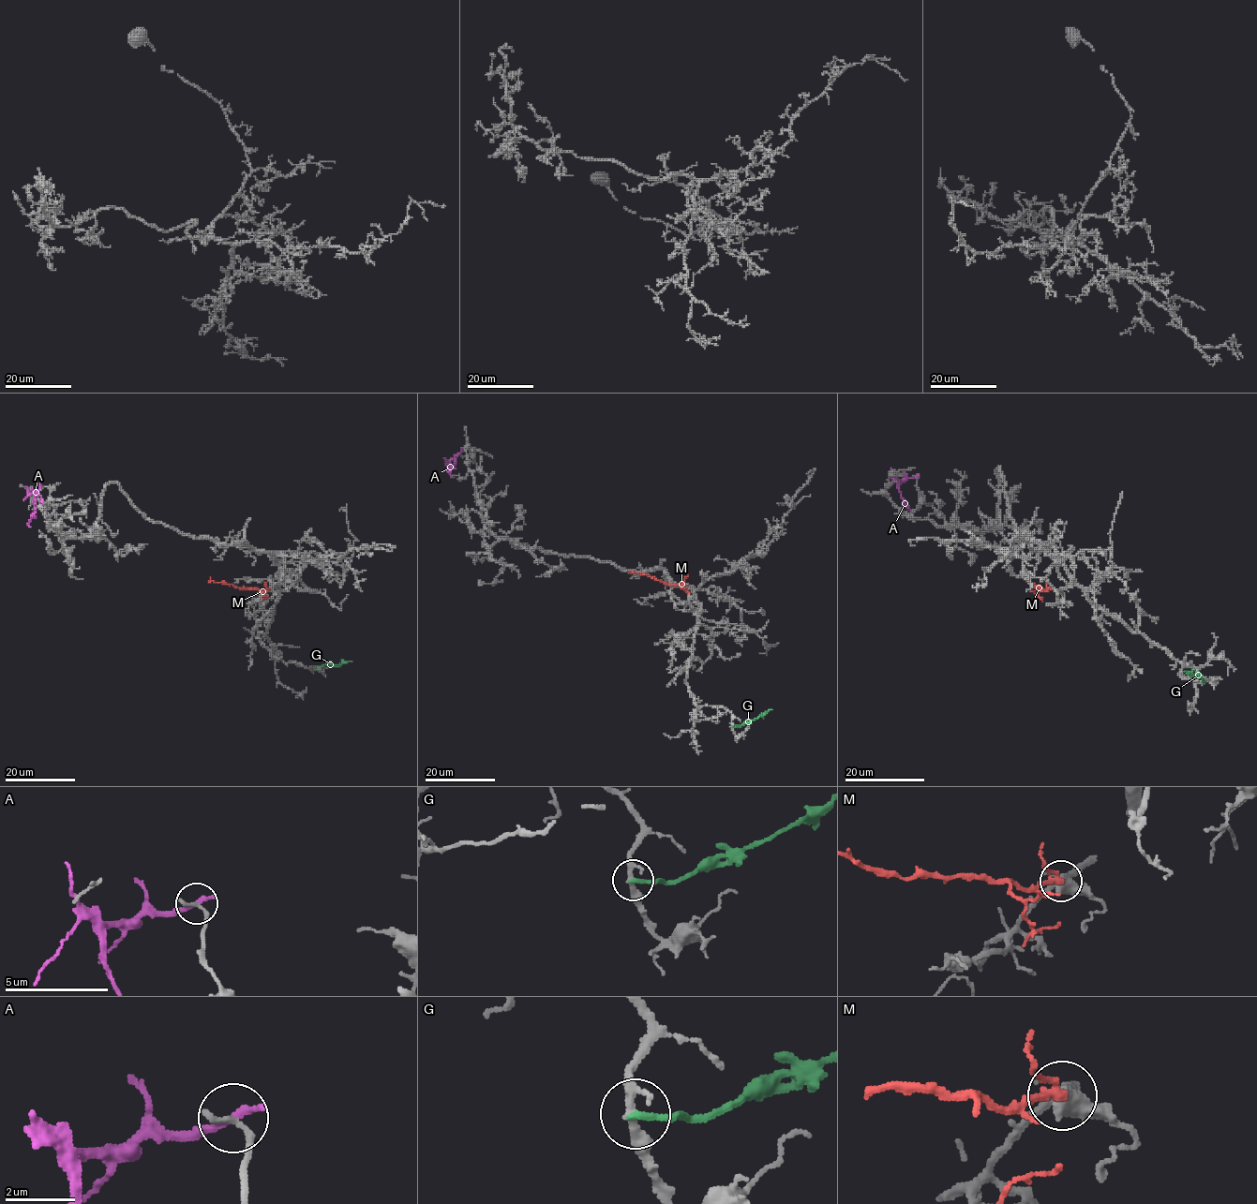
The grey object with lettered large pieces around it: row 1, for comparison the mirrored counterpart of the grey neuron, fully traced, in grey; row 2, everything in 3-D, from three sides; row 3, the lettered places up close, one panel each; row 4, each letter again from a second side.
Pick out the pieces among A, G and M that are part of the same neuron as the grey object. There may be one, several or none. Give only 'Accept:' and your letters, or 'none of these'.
Accept: M

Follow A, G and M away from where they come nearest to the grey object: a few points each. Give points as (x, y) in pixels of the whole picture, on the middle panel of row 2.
A: (450, 474), (447, 464), (454, 458), (450, 472)
G: (732, 725), (745, 723), (771, 708)
M: (688, 593), (679, 586), (628, 571)

